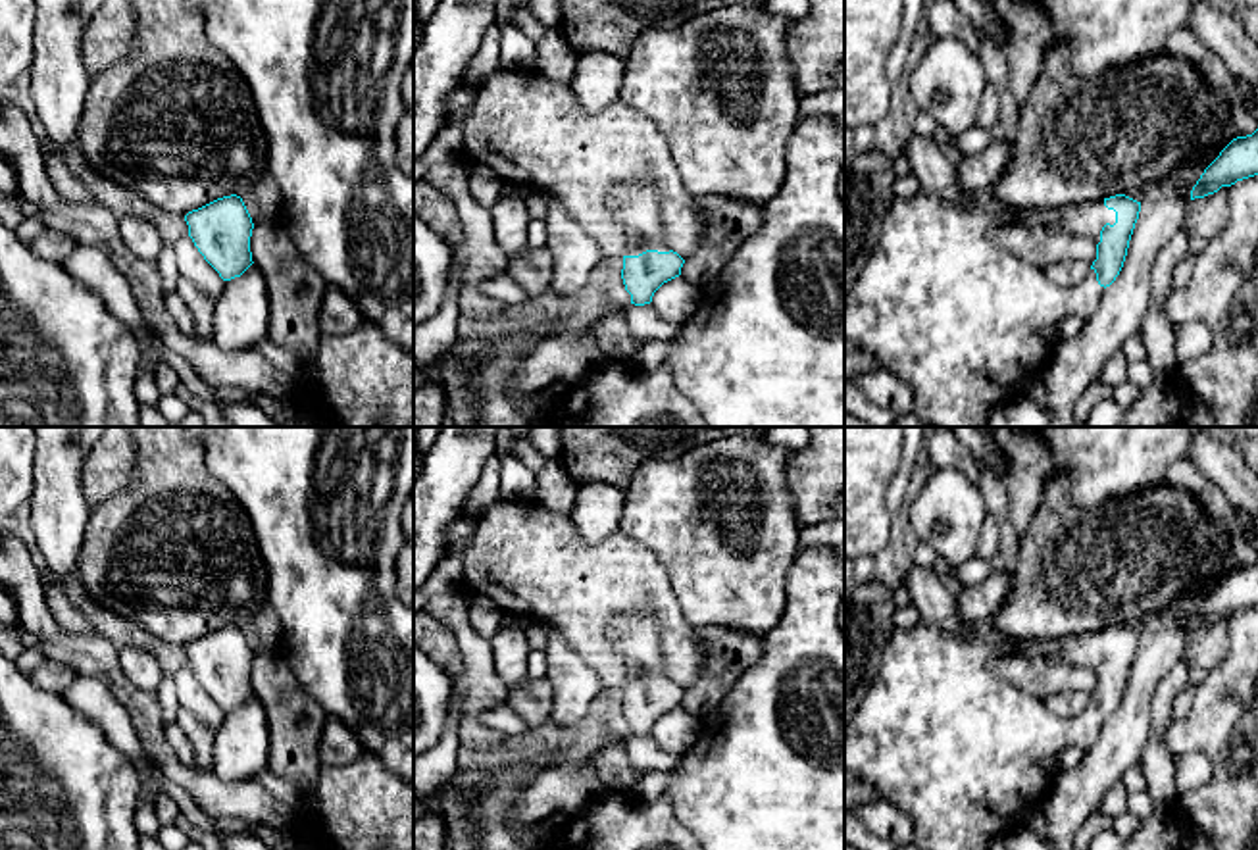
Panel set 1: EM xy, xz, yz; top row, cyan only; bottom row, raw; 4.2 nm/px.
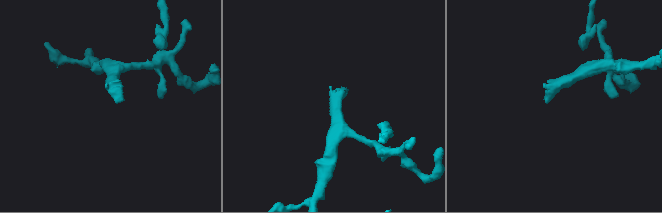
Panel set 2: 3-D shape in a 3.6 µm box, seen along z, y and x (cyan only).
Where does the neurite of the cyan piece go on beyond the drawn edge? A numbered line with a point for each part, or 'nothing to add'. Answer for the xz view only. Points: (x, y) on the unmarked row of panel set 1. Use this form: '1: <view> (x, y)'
1: xz (635, 637)

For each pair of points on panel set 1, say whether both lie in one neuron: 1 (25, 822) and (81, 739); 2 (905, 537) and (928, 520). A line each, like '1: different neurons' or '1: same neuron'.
1: same neuron
2: different neurons

